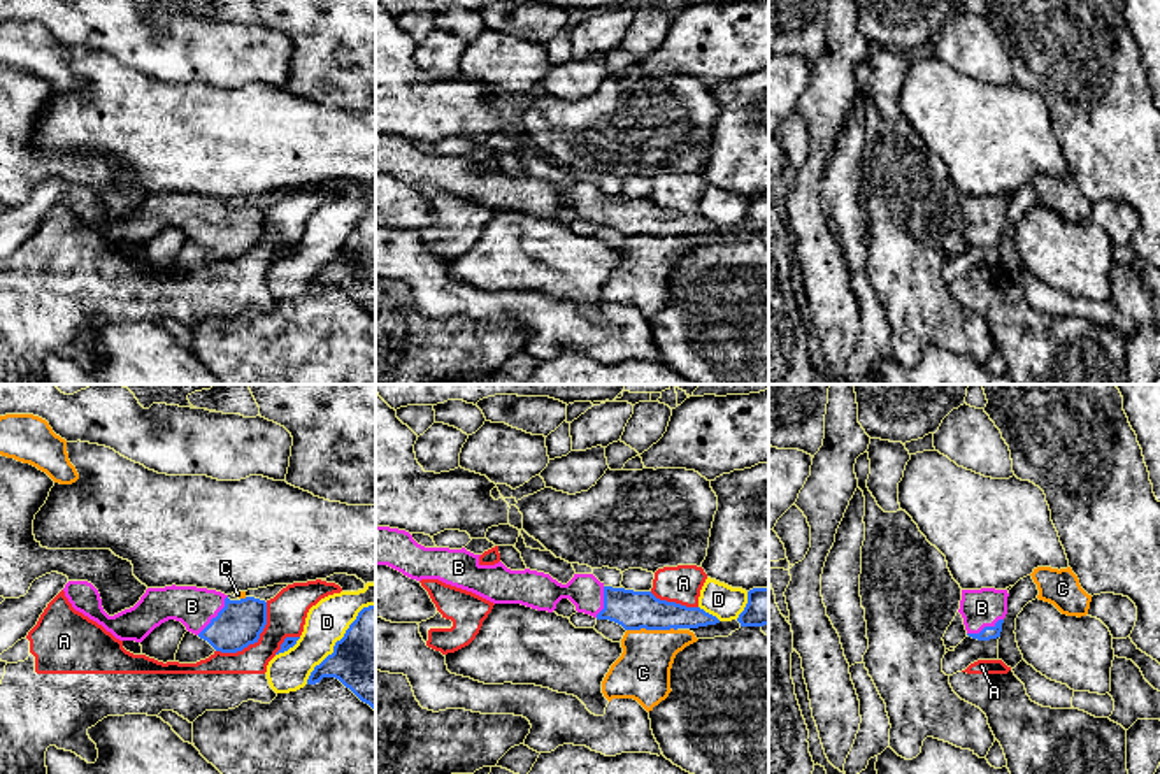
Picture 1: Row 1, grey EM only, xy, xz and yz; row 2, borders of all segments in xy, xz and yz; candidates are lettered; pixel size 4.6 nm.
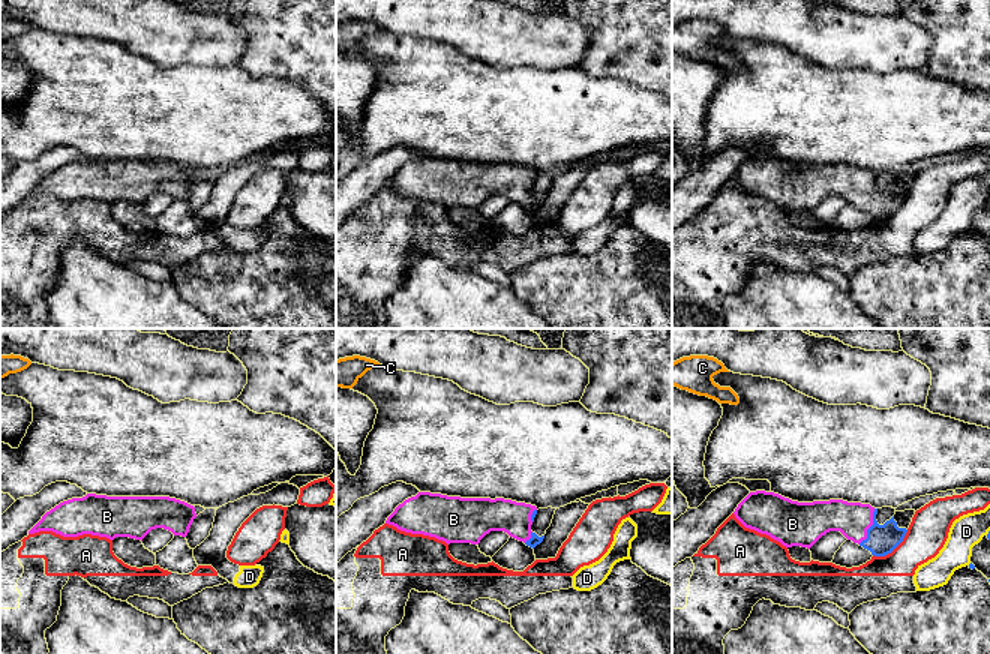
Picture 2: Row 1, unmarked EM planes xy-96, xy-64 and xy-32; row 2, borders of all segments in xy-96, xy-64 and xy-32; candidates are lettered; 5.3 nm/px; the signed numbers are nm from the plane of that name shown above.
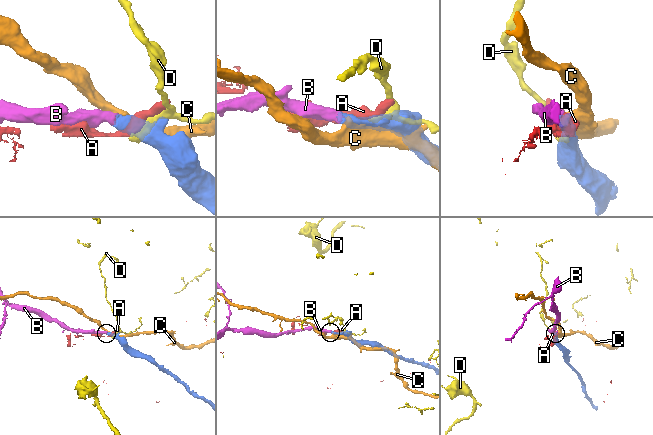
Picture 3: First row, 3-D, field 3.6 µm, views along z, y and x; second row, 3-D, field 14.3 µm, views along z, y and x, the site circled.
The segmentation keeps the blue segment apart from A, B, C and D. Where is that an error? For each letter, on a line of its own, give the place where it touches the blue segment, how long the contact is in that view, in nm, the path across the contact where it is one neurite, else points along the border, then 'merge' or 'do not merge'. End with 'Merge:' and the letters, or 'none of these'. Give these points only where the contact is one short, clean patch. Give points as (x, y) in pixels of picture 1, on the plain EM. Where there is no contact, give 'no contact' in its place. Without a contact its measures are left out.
A: xy (255, 248) | 340 nm | do not merge
B: xy (218, 222) | 240 nm | across xy (239, 230), (227, 230), (218, 222), (209, 222), (192, 213) | merge
C: xz (651, 236) | 240 nm | do not merge
D: xy (337, 248) | 480 nm | do not merge
Merge: B

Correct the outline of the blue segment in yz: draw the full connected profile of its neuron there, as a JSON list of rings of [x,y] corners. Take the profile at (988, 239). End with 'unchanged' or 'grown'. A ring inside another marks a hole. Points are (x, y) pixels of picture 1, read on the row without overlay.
[[[962,197],[958,219],[963,225],[967,242],[977,247],[1000,244],[1007,221],[1007,204],[1007,197]]]; grown

